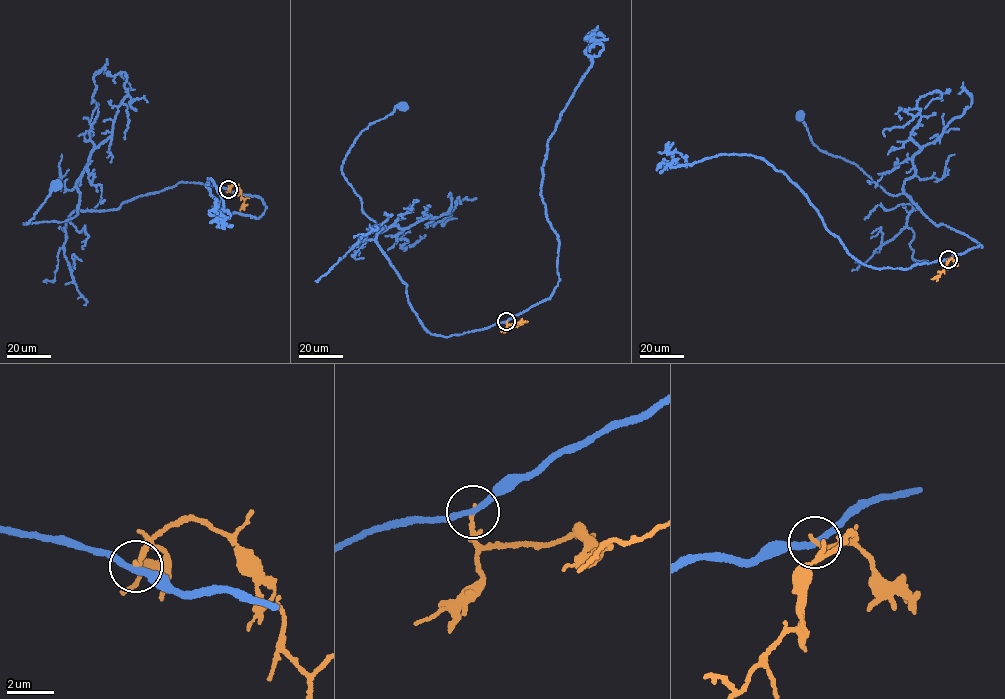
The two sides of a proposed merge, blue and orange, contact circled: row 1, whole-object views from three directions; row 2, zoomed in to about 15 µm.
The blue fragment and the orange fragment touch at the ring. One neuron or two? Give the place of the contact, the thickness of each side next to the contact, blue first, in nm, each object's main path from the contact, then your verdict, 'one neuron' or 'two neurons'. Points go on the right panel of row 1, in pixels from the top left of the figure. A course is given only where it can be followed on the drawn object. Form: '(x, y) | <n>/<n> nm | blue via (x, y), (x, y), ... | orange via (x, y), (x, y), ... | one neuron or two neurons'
(948, 259) | 240/190 nm | blue via (948, 259), (982, 245), (946, 225), (934, 224), (903, 193), (888, 193), (854, 163), (819, 149), (799, 114) | orange via (948, 259), (952, 259), (936, 281) | two neurons

